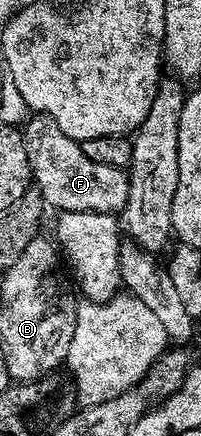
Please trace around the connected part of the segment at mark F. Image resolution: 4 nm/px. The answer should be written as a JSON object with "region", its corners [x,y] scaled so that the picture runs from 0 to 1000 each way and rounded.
{"region":[[[174,259],[119,287],[129,310],[129,337],[139,339],[139,367],[164,424],[189,427],[214,445],[214,459],[234,475],[274,472],[274,484],[323,486],[478,486],[483,491],[582,493],[627,479],[637,440],[647,431],[647,401],[627,390],[557,385],[537,376],[478,376],[478,367],[438,367],[408,346],[408,328],[368,317],[343,317],[308,296],[234,261]]]}

